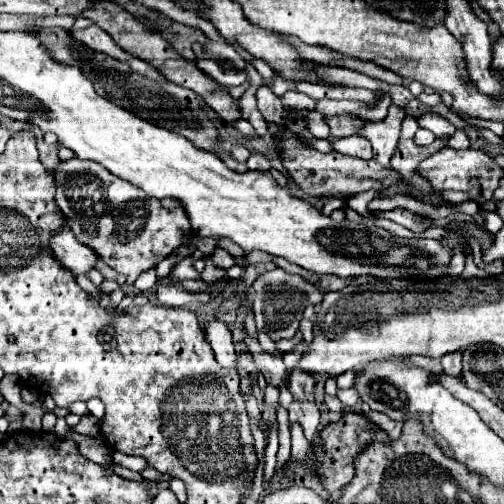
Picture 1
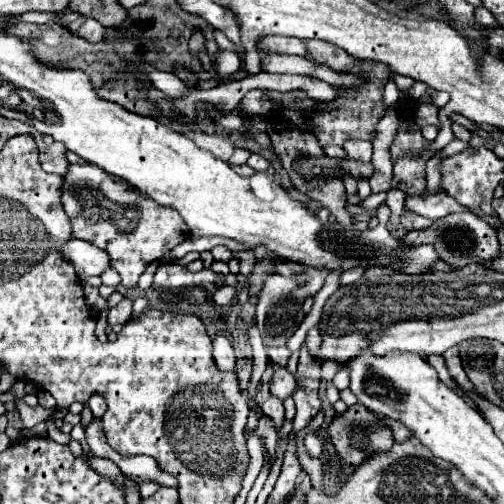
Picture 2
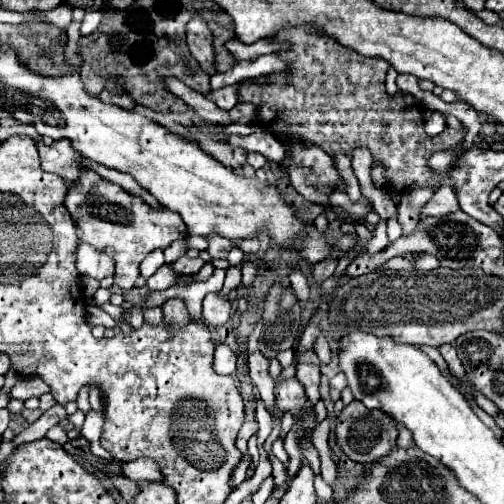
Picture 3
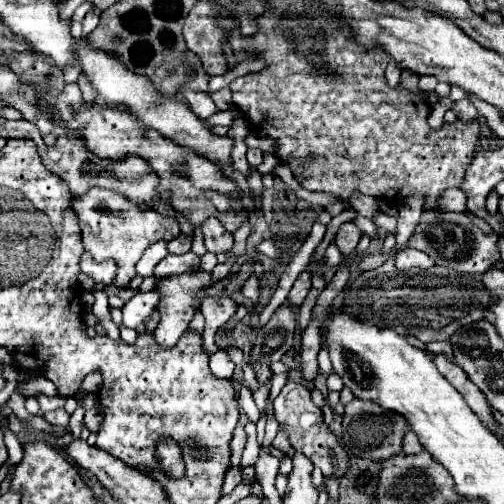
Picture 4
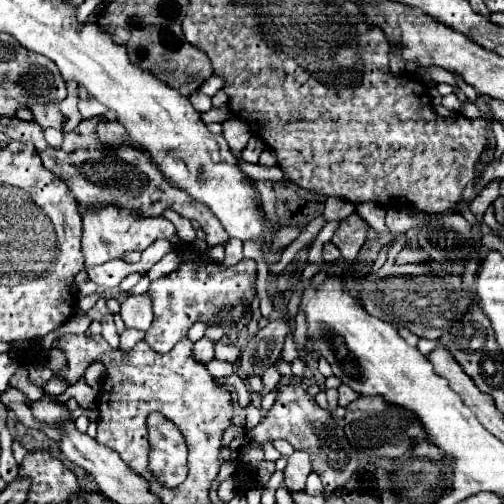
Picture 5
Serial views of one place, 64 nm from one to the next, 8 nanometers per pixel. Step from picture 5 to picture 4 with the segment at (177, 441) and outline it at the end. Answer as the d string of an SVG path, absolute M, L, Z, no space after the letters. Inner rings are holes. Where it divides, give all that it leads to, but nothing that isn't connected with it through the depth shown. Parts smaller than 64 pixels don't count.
M166 436L156 444L158 454L158 468L172 480L184 478L184 460L182 460L182 446Z

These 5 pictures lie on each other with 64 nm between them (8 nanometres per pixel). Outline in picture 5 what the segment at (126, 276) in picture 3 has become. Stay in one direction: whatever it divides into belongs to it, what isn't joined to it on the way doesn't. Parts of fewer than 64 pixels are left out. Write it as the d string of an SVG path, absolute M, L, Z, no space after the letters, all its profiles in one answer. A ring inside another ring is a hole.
M106 206L100 208L98 212L84 212L82 210L82 222L84 222L84 234L82 234L82 254L84 254L84 266L96 266L96 264L104 264L108 260L114 258L122 258L124 252L128 250L146 250L154 240L164 238L164 240L172 240L176 236L176 228L170 220L166 220L164 216L160 218L140 218L140 216L132 216L128 210Z

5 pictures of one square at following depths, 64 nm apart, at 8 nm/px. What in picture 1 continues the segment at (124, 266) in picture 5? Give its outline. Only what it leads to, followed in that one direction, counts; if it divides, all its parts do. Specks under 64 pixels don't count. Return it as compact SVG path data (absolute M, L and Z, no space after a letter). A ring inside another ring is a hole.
M68 226L50 240L50 246L56 258L74 274L90 274L90 270L94 270L94 264L102 260L92 248L78 242Z

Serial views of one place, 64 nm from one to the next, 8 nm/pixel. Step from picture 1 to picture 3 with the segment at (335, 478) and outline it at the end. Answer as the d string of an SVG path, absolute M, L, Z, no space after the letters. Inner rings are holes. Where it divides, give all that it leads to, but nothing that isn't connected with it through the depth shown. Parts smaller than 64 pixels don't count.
M354 400L348 406L344 406L344 410L340 412L340 416L336 420L336 440L350 460L364 462L364 464L376 462L380 458L388 456L388 452L396 446L396 440L398 440L396 426L398 426L398 422L390 414L386 414L382 410L368 410L364 404Z

